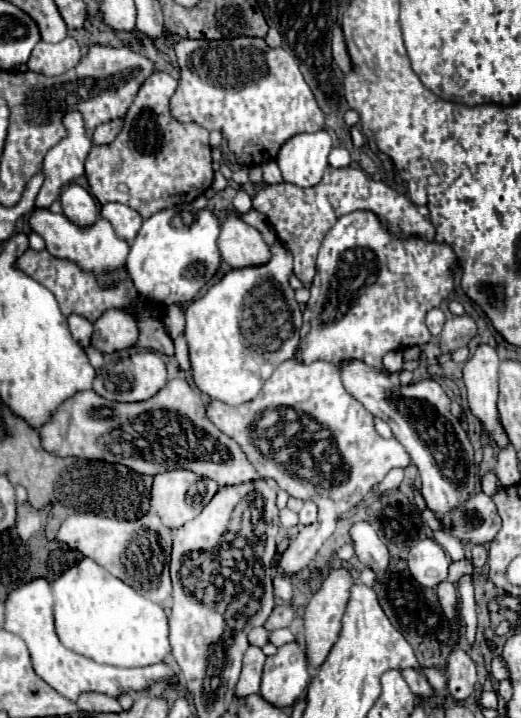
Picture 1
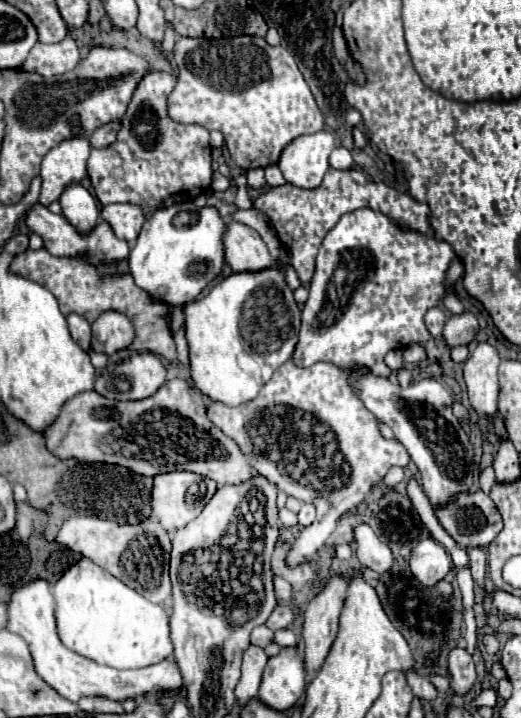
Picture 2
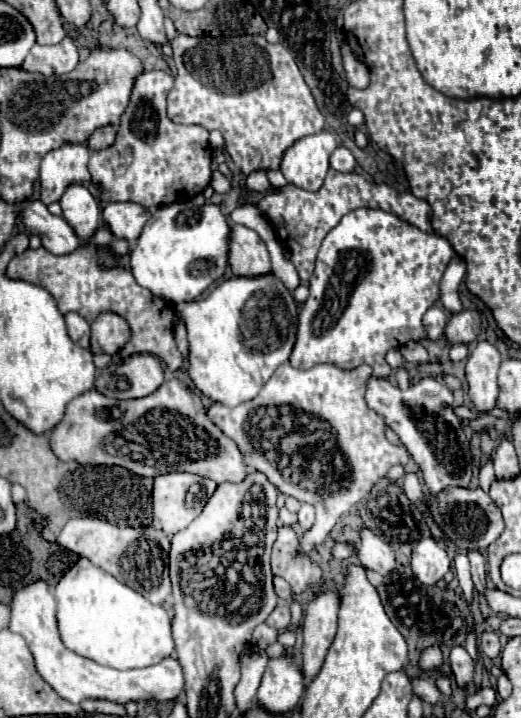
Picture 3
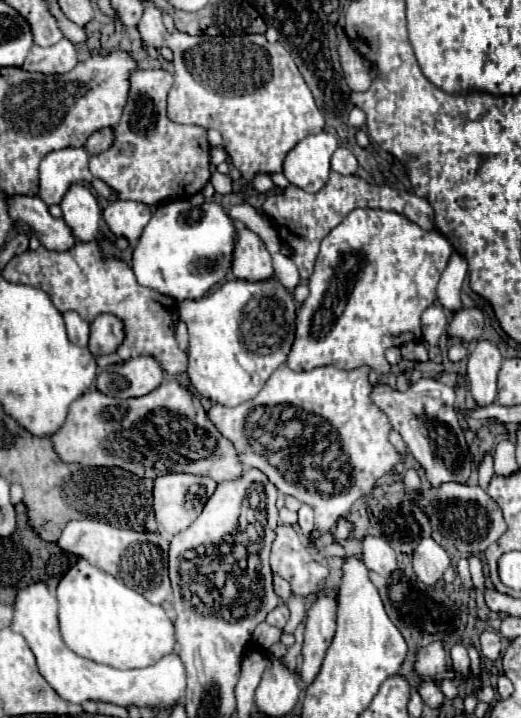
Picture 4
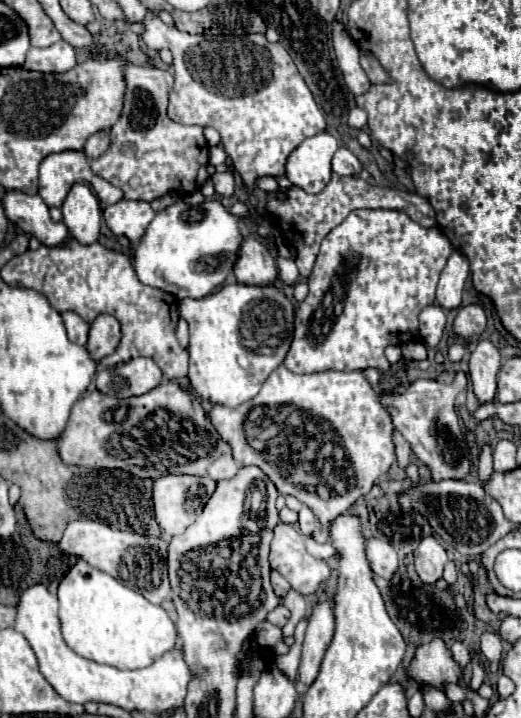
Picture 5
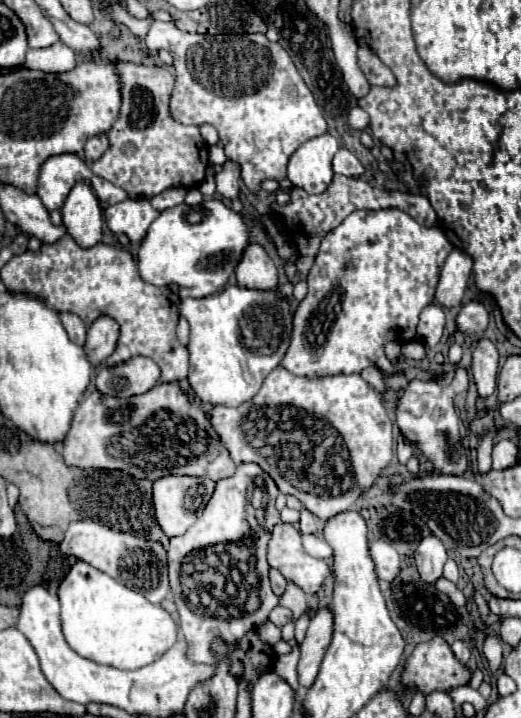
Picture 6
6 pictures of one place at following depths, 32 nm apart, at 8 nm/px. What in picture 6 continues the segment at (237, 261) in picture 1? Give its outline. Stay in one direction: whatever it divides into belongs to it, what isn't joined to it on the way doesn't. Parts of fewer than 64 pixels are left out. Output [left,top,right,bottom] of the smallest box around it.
[236,242,278,290]

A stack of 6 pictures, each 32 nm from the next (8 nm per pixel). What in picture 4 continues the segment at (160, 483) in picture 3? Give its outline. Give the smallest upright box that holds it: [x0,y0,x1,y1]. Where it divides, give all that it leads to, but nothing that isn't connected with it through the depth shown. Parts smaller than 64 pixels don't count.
[154,474,216,536]

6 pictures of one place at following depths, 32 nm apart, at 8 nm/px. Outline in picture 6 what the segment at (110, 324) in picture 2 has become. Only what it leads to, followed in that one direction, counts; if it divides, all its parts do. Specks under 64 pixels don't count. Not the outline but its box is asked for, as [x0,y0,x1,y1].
[84,316,120,366]

